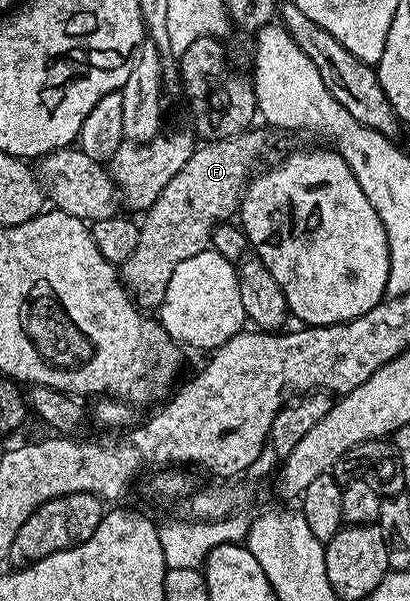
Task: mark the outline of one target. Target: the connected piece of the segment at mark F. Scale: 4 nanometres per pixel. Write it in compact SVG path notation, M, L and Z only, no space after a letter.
M250 129L235 137L194 146L187 165L167 181L163 193L155 197L155 205L144 212L142 219L145 220L139 223L139 245L135 245L135 253L119 267L119 274L138 307L160 308L175 269L187 258L206 251L218 223L232 220L238 214L245 188L258 170L257 162L269 151L270 132L265 131Z

